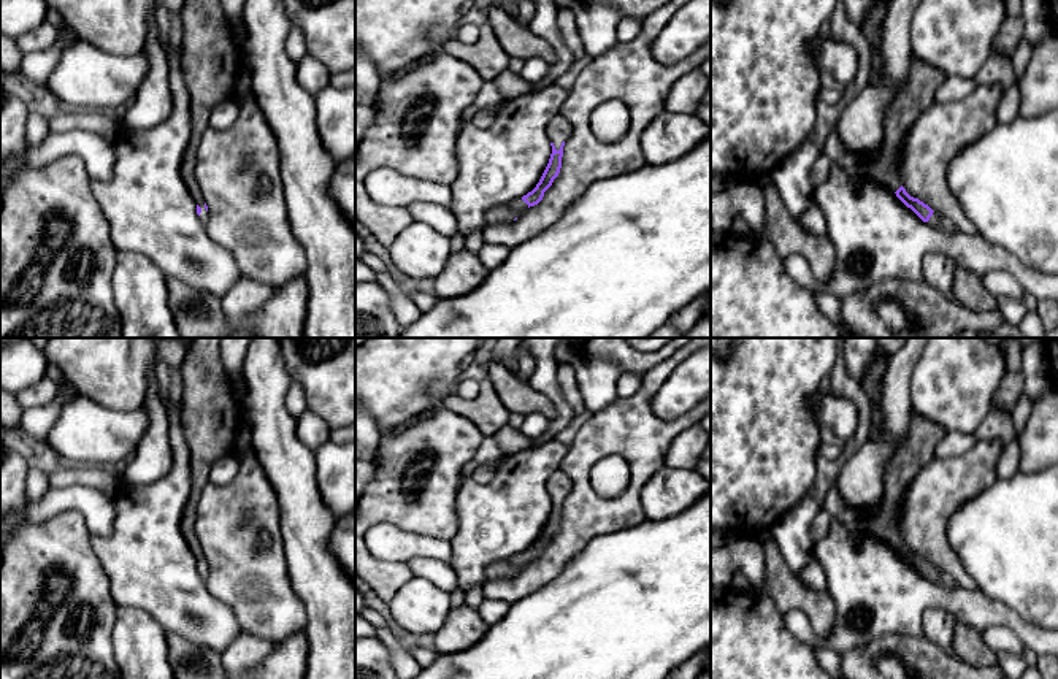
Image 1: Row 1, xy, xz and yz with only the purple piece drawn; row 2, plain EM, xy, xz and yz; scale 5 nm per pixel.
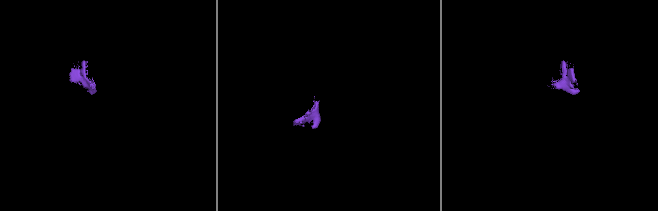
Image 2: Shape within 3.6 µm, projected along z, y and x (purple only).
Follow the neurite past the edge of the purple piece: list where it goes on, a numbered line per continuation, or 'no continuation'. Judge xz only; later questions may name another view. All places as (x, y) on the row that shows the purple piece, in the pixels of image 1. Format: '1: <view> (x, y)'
1: xz (559, 129)
2: xz (508, 213)

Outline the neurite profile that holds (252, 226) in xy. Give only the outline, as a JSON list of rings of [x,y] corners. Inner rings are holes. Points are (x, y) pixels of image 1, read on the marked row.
[[[246,65],[241,73],[238,92],[244,98],[240,103],[240,114],[227,130],[213,127],[205,130],[195,160],[195,179],[209,213],[205,224],[208,235],[233,255],[241,274],[281,287],[298,276],[306,276],[306,252],[292,233],[276,136],[255,103]]]

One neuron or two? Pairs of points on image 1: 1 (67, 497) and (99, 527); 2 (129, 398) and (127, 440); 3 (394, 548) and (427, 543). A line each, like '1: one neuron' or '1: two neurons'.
1: one neuron
2: two neurons
3: one neuron

